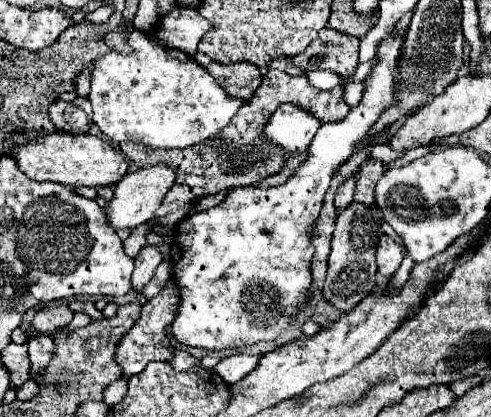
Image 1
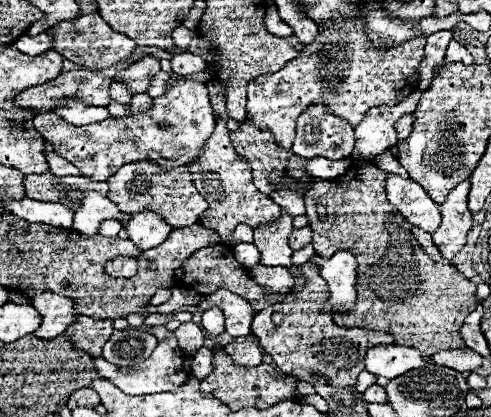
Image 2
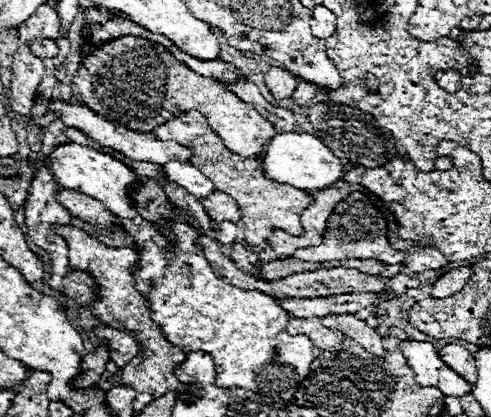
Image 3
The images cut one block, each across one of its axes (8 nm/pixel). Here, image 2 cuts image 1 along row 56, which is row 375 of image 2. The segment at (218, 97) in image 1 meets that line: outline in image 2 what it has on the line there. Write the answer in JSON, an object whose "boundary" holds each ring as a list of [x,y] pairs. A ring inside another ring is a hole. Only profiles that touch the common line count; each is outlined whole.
{"boundary":[[[172,332],[162,342],[158,342],[156,350],[150,354],[150,358],[146,358],[140,364],[136,364],[134,370],[130,370],[130,372],[124,372],[122,368],[106,362],[104,358],[96,358],[94,360],[94,370],[98,370],[98,374],[102,374],[102,376],[106,374],[106,380],[114,382],[122,392],[132,392],[132,396],[170,392],[170,390],[182,386],[186,382],[186,378],[190,378],[190,374],[192,374],[192,356],[180,350],[178,338]]]}

